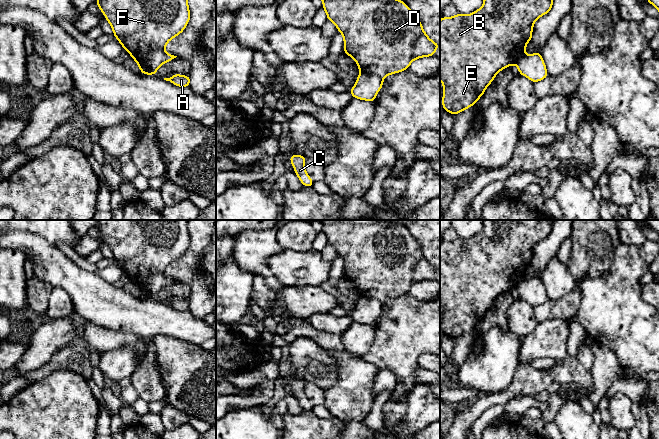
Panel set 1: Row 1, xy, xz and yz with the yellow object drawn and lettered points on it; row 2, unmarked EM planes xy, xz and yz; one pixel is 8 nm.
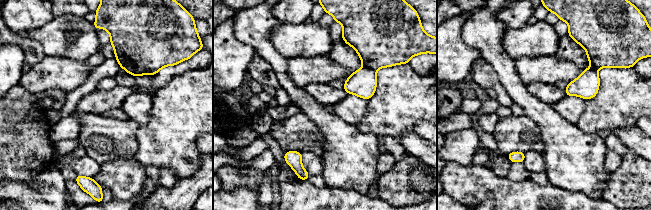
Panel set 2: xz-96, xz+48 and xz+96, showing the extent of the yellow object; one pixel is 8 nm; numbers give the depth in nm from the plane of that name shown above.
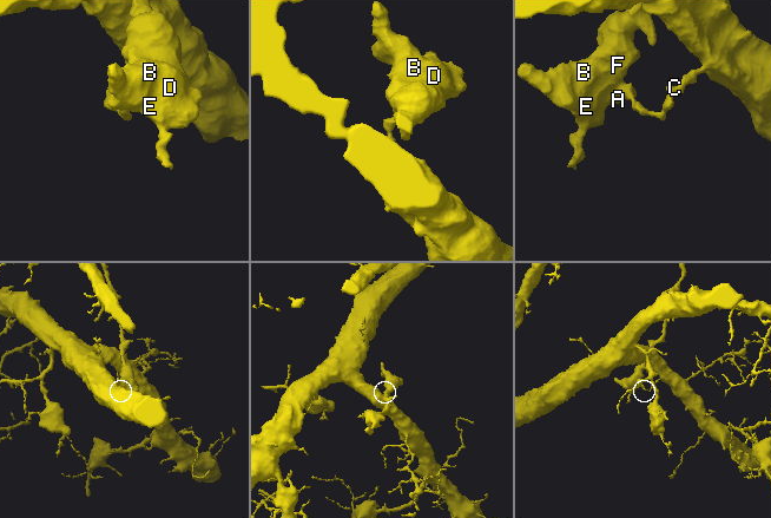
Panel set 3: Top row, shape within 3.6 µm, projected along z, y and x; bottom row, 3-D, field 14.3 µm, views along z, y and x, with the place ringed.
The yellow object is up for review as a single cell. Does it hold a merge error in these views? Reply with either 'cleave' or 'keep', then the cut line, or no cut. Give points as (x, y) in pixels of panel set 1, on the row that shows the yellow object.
cleave; cut xy (136, 60), (144, 60), (148, 64), (149, 72)

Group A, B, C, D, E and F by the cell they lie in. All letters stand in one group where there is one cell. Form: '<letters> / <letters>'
A B D E F / C

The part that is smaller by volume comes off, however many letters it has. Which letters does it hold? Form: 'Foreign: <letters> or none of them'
Foreign: A, B, D, E, F

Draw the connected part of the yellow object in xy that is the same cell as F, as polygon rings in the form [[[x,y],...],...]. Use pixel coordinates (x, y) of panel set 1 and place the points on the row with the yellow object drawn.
[[[96,0],[96,4],[99,6],[101,12],[104,14],[107,21],[110,23],[113,29],[113,34],[115,35],[116,39],[120,42],[120,44],[123,46],[123,49],[126,49],[132,56],[132,59],[134,59],[135,61],[145,61],[149,64],[148,74],[155,76],[155,73],[162,64],[170,62],[172,59],[177,57],[172,54],[166,53],[165,46],[172,38],[182,33],[185,27],[187,26],[190,20],[188,0]]]

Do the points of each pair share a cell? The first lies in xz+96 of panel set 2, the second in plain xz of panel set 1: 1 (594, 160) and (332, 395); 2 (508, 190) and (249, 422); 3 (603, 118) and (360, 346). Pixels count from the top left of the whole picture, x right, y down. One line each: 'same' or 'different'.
1: same
2: different
3: different

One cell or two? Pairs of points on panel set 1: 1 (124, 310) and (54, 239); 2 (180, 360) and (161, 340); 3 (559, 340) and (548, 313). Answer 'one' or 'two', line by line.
1: two
2: one
3: two

